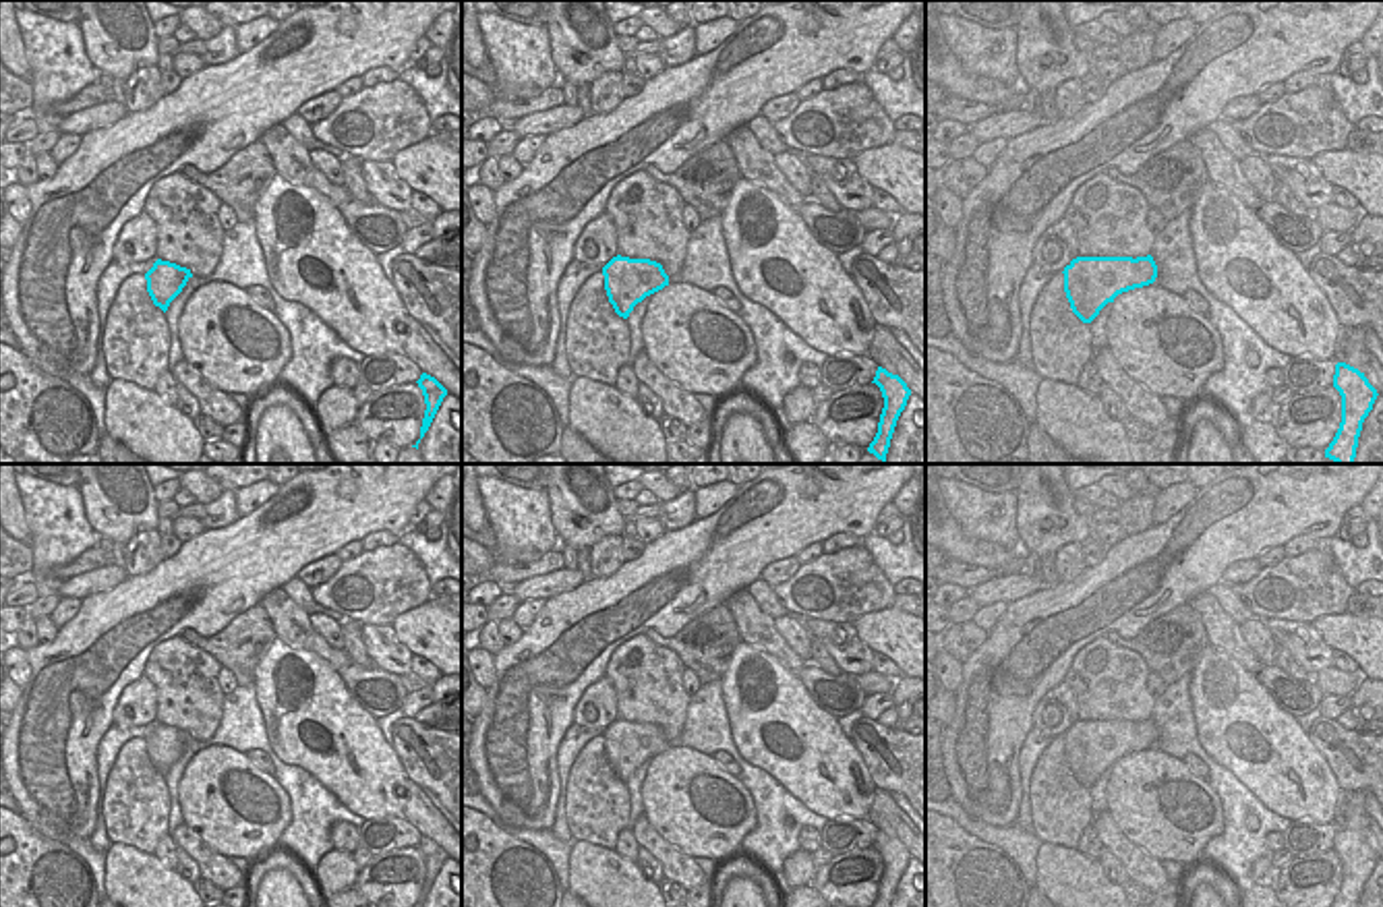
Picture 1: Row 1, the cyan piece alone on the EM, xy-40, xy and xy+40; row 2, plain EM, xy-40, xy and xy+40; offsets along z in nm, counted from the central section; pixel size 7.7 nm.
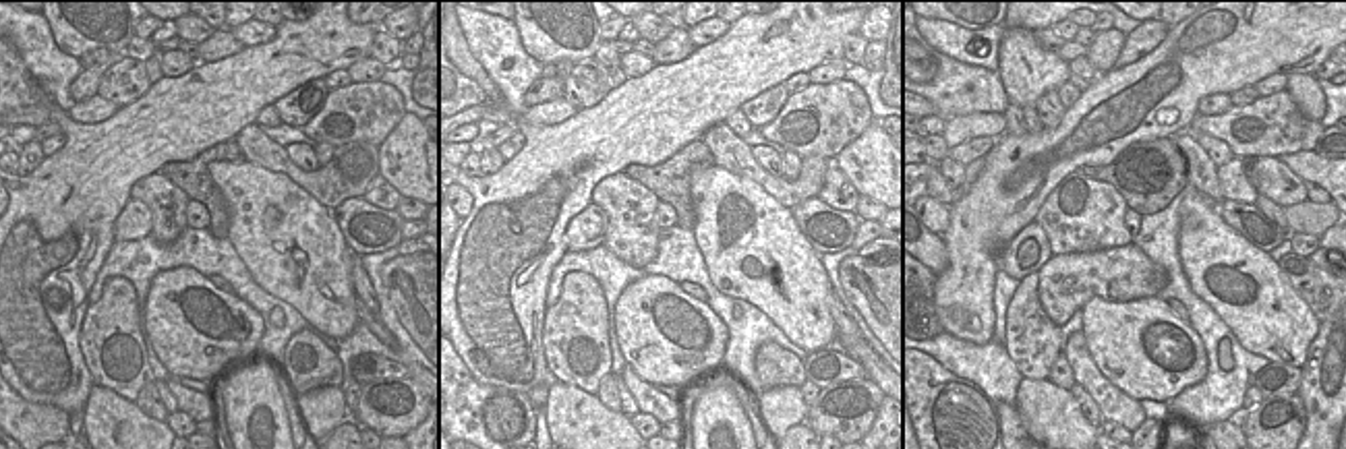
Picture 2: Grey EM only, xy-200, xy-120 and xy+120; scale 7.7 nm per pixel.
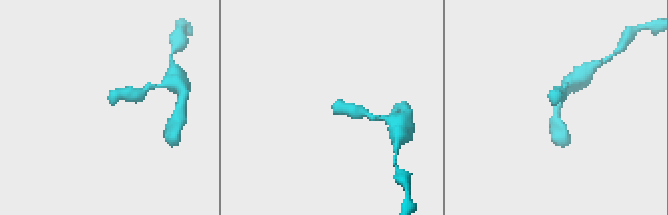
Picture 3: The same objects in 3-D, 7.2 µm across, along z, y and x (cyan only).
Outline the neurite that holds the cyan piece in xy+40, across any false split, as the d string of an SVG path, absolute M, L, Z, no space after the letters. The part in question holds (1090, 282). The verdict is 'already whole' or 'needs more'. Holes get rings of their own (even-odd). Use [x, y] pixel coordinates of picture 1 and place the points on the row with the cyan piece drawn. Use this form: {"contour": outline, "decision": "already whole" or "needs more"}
{"contour": "M1151 255L1077 257L1062 273L1072 313L1083 323L1091 323L1118 294L1153 284L1157 265Z", "decision": "already whole"}

